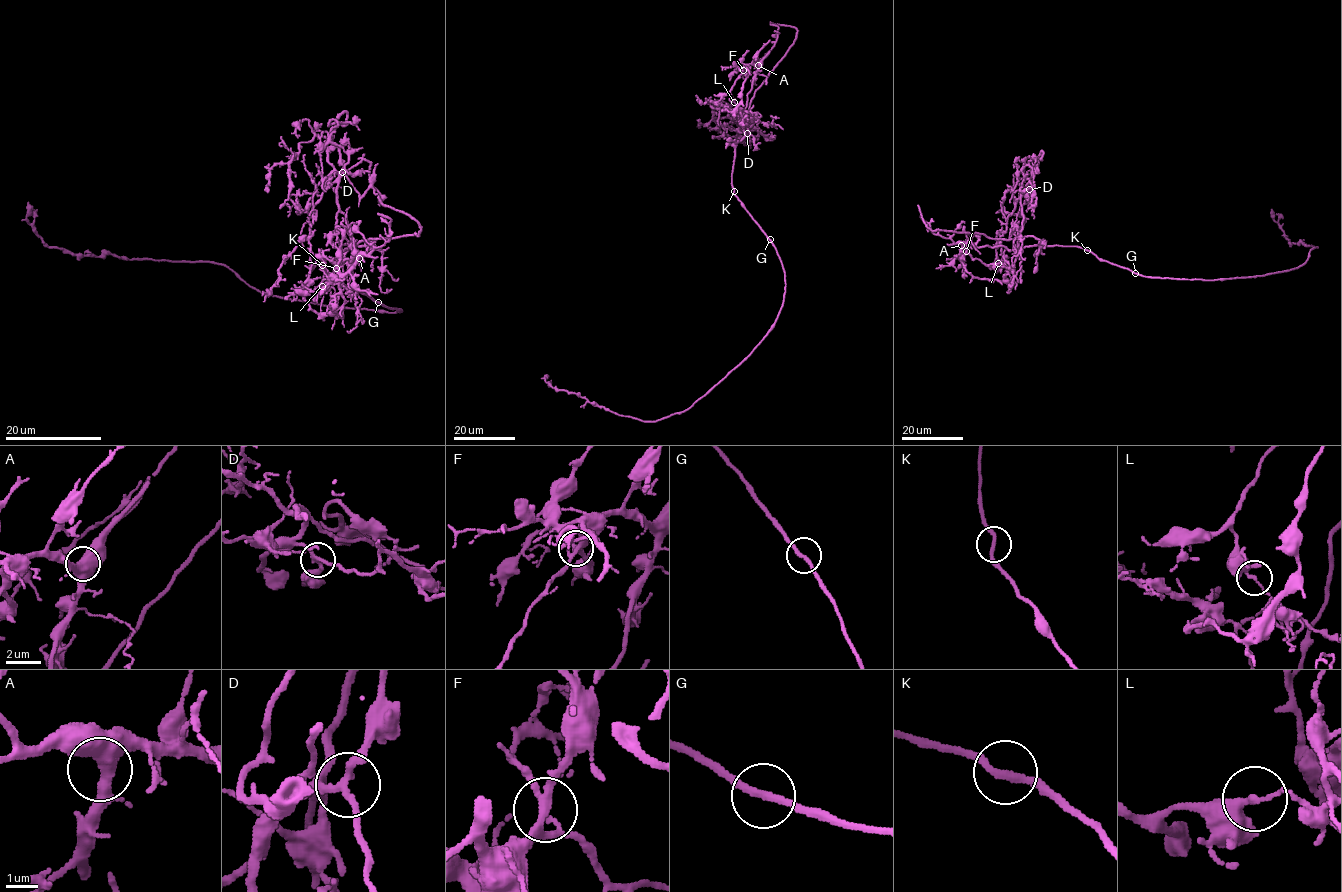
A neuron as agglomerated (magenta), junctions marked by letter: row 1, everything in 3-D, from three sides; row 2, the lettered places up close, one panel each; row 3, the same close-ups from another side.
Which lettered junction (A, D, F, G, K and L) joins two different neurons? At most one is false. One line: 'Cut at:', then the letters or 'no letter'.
Cut at: L

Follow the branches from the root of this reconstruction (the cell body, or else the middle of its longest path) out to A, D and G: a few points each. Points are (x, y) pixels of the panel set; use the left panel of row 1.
A: (322, 267), (321, 258), (337, 258), (330, 259), (335, 265), (341, 259), (359, 258)
D: (322, 267), (358, 256), (316, 288), (350, 293), (342, 172)
G: (322, 267), (336, 281), (377, 302)

